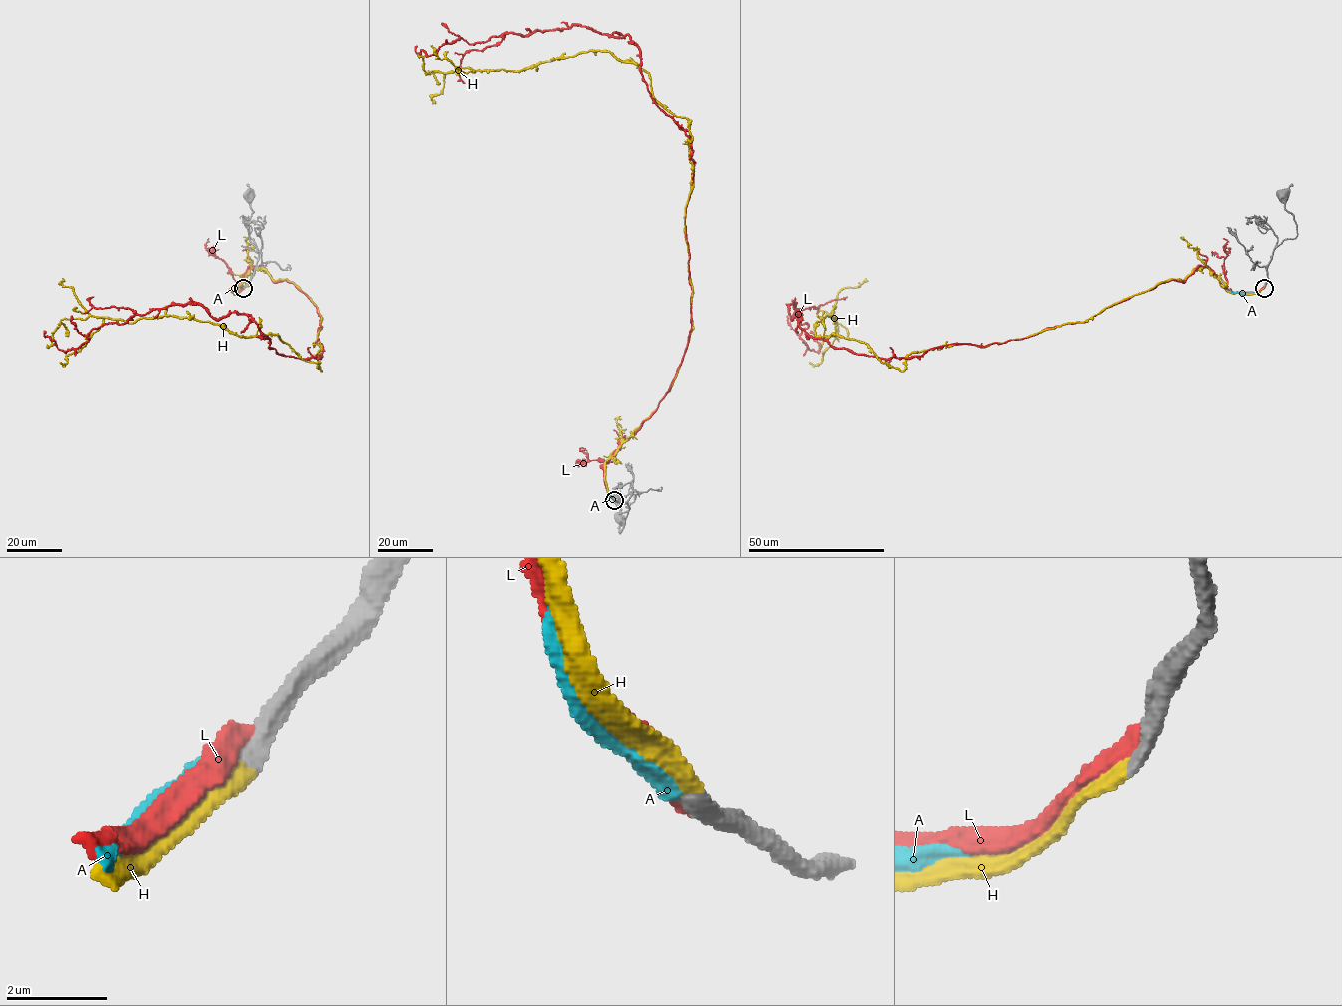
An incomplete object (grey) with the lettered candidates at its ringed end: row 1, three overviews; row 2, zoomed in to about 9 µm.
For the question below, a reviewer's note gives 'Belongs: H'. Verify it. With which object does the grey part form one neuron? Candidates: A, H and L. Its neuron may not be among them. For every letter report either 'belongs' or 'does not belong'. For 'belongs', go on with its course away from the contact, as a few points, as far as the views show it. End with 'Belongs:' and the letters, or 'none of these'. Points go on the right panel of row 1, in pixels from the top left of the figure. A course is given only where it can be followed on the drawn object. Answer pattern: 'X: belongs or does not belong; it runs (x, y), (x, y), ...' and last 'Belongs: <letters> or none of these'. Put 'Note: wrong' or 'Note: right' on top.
Note: right
A: does not belong
H: belongs; it runs (1264, 287), (1229, 293), (1196, 267), (1084, 321), (911, 352), (902, 371), (817, 336), (832, 316), (819, 347)
L: does not belong
Belongs: H

